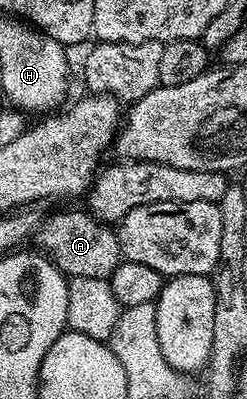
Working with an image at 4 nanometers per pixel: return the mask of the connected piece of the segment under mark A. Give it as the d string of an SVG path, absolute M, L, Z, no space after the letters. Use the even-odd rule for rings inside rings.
M74 209L71 213L54 213L38 226L33 244L57 265L61 273L71 277L105 277L109 279L124 259L117 232L107 222L98 221L89 211Z

